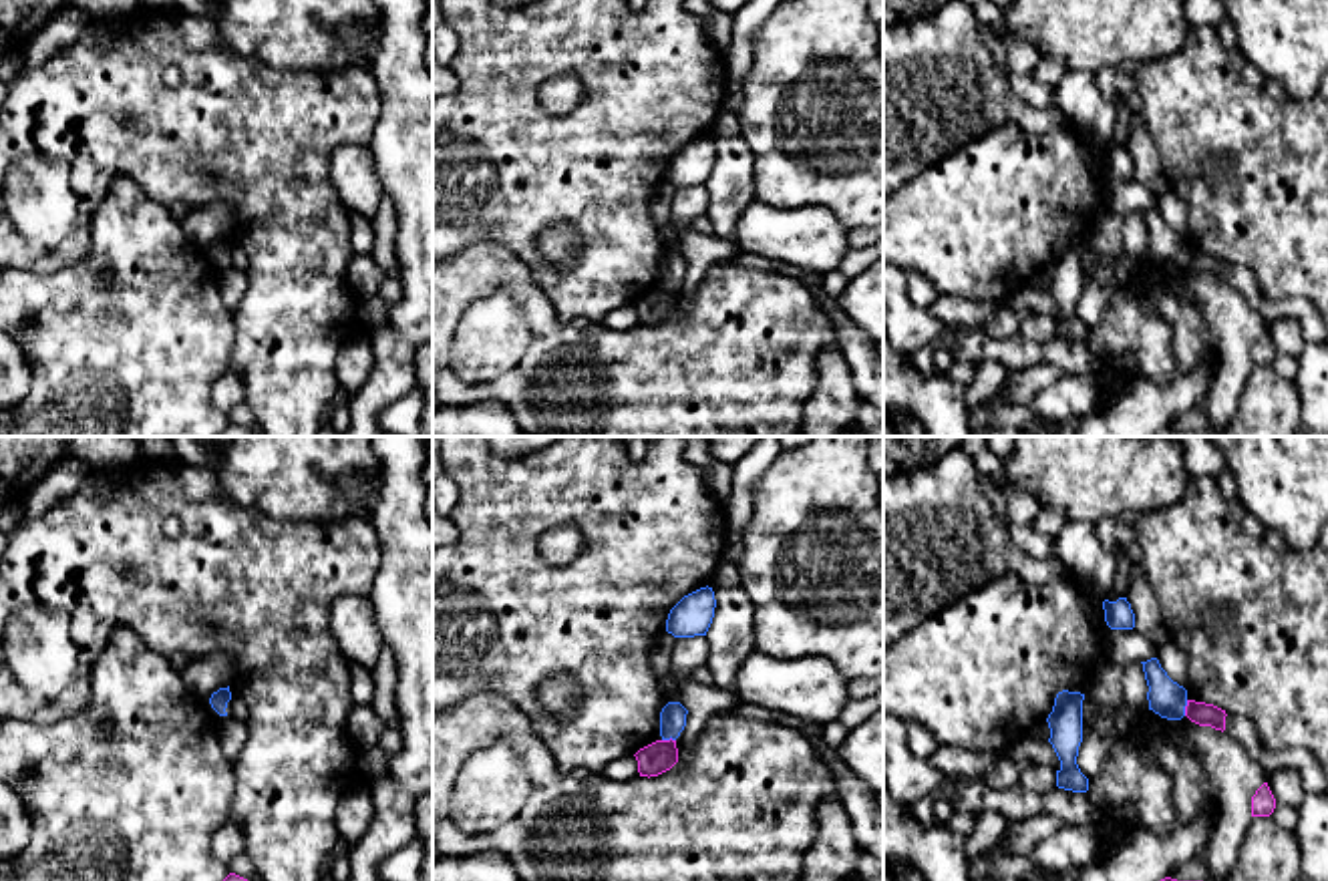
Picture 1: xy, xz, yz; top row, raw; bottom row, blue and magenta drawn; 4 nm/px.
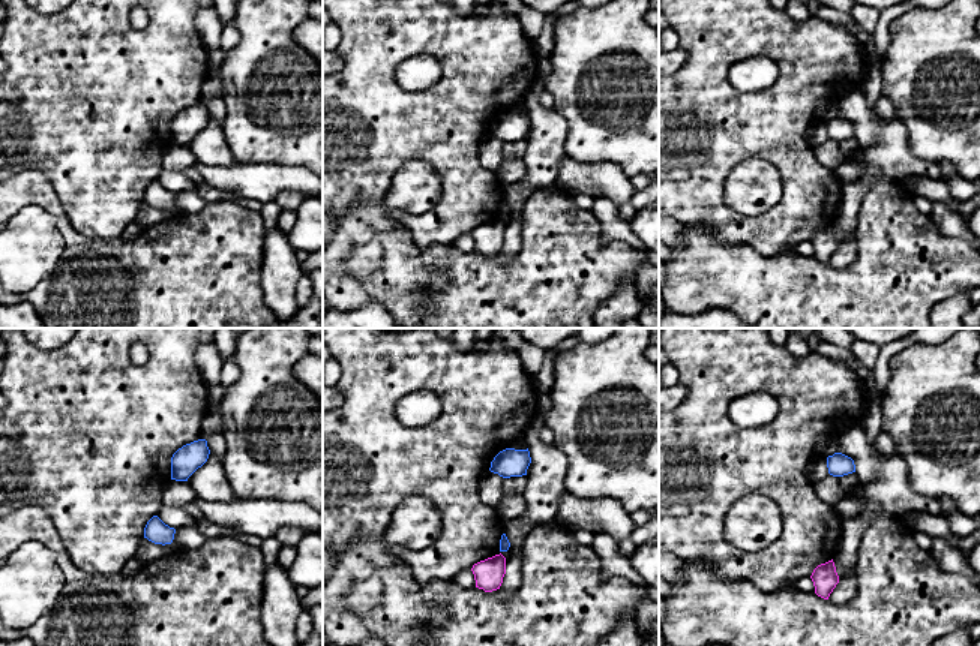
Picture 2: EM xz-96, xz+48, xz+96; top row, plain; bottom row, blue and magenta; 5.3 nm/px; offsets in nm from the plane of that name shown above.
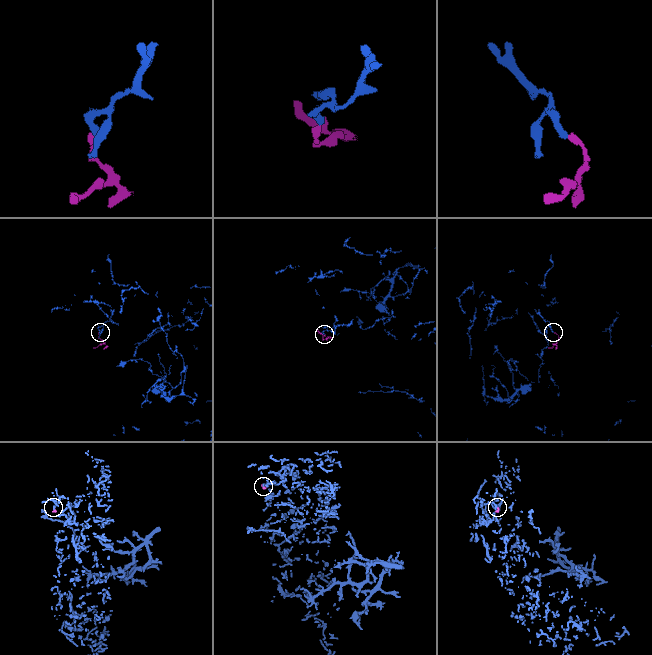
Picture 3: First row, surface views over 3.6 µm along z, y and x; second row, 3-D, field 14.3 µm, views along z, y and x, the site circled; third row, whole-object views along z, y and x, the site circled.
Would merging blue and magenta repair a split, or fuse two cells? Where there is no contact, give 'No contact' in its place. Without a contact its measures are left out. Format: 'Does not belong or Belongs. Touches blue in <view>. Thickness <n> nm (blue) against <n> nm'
Does not belong. Touches blue in yz. Thickness 150 nm (blue) against 100 nm

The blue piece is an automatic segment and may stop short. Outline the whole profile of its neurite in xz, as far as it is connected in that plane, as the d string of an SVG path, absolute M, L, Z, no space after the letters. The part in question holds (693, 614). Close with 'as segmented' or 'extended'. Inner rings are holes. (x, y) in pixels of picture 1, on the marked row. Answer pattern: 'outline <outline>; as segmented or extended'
outline M700 587L684 595L668 613L666 632L674 638L706 636L714 618L714 591Z; as segmented

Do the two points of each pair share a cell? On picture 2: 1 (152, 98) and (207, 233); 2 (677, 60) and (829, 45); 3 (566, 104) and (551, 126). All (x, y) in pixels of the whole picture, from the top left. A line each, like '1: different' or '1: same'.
1: different
2: different
3: different

